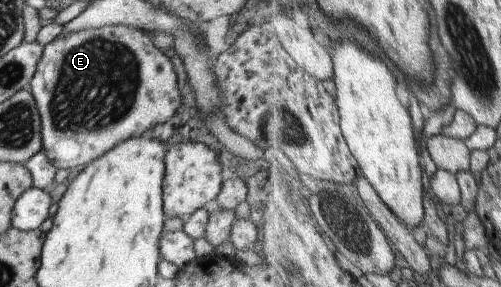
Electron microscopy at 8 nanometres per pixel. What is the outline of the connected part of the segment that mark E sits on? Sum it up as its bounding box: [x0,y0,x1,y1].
[29,25,179,169]

